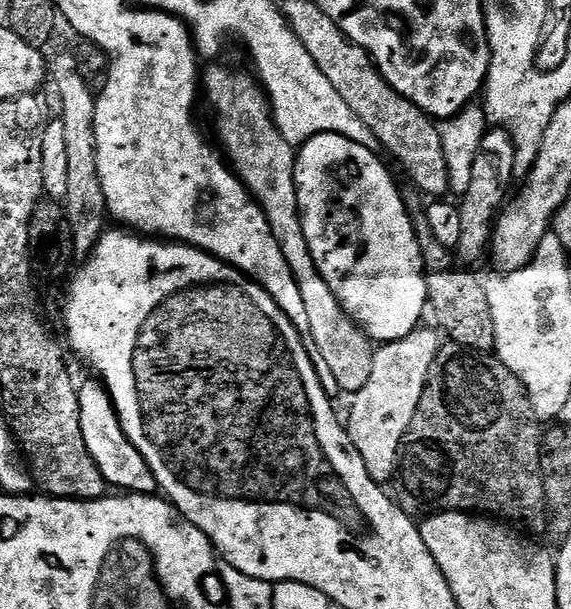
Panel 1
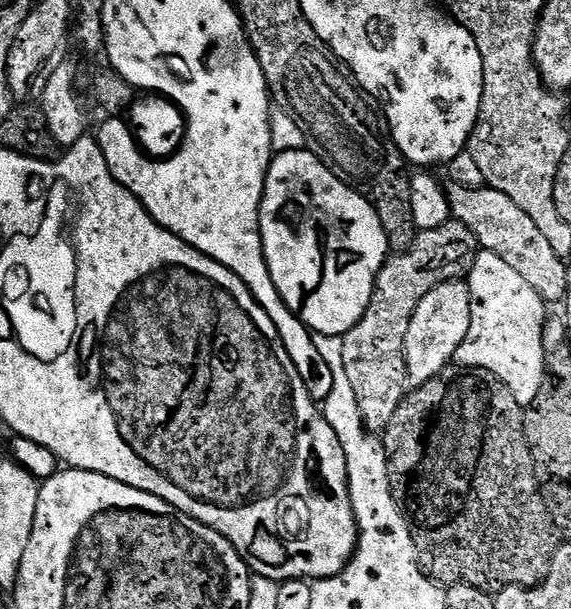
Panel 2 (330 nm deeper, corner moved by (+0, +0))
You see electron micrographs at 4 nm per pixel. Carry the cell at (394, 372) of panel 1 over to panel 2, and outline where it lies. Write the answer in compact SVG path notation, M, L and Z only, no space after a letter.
M463 279L447 280L439 284L422 302L418 302L418 310L410 318L410 326L406 330L406 370L408 371L408 382L412 388L420 388L430 378L434 378L443 368L449 367L454 361L455 351L462 346L462 340L470 330L470 294L467 283Z

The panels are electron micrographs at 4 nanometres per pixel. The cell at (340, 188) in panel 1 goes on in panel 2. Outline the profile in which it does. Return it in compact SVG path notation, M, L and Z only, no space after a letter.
M308 151L273 155L260 203L262 246L266 266L270 266L270 278L274 278L274 286L278 286L282 302L286 302L292 313L299 316L309 332L344 337L370 306L376 279L390 255L390 241L374 206L363 191L345 182L323 159L320 161Z

